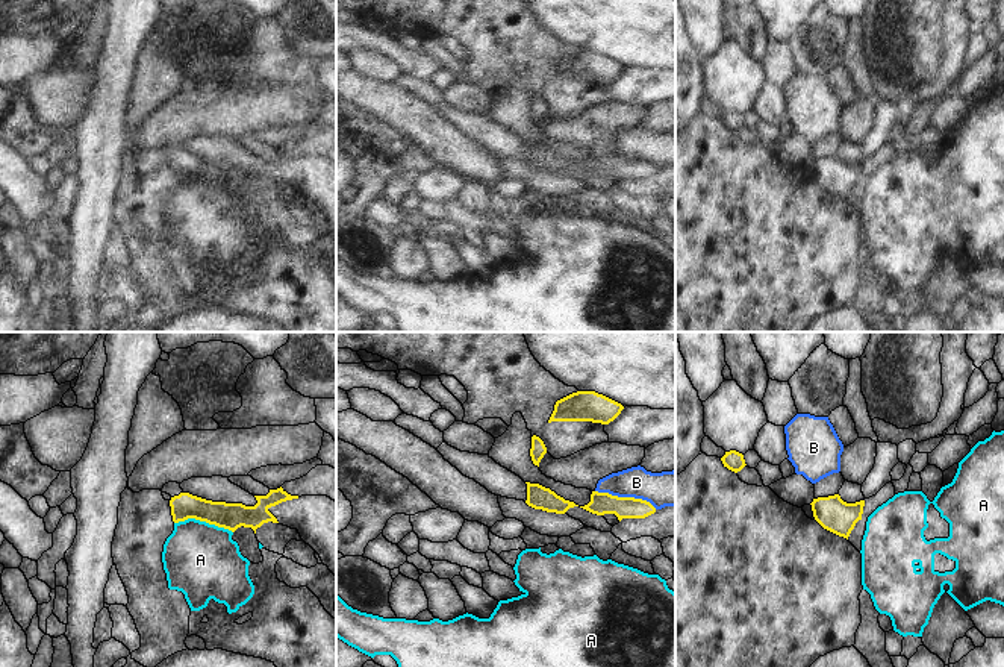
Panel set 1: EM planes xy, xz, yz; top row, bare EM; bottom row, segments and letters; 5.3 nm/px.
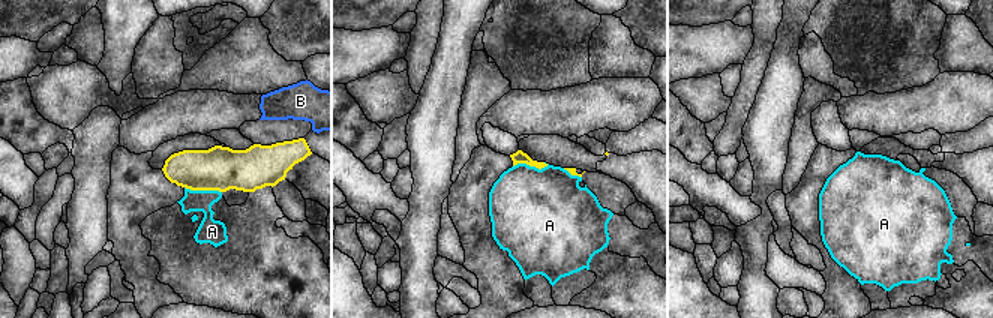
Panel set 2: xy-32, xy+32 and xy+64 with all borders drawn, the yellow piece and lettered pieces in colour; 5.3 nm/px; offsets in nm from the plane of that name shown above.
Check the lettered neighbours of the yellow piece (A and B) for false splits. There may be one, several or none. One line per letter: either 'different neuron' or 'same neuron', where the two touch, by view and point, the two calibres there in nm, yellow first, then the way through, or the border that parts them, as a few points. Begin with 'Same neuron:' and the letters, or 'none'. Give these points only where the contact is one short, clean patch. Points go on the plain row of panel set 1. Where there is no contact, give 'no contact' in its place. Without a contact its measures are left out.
Same neuron: none
A: different neuron; meets yellow in xy at (203, 181); 140 nm thick on the yellow side, 400 nm on the other; border along xy (174, 182), (197, 179), (227, 188), (232, 193)
B: different neuron; meets yellow in xz at (626, 158); 120 nm thick on the yellow side, 190 nm on the other; border along xz (595, 150), (641, 158), (656, 169)

